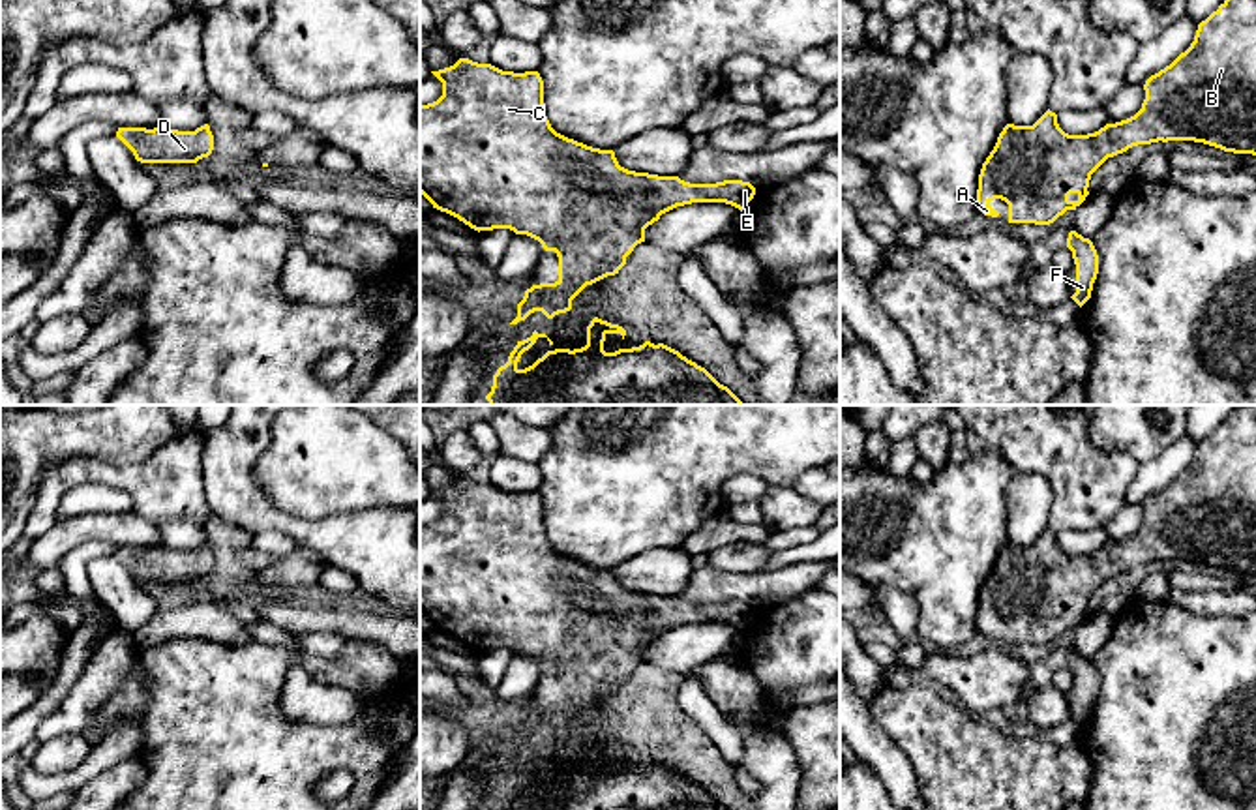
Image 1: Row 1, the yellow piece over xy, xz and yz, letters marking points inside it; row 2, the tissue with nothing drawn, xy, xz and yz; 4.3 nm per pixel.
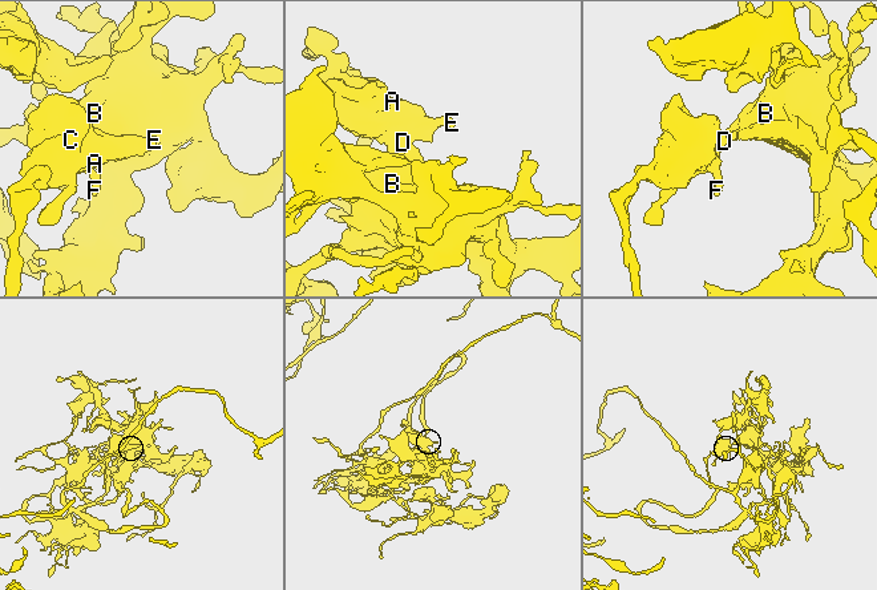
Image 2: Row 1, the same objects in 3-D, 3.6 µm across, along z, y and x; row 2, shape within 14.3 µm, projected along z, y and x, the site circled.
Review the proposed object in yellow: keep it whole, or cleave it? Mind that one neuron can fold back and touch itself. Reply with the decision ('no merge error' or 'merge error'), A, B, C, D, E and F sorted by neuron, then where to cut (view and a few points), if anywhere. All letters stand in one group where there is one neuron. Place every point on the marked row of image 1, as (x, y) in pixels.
no merge error | A B C D E F | no cut

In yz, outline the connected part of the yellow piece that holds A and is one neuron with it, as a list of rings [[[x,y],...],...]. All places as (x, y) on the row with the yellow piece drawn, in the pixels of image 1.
[[[1224,0],[1198,24],[1194,41],[1170,66],[1151,75],[1142,109],[1121,122],[1106,124],[1095,133],[1069,135],[1050,109],[1033,126],[1007,124],[979,174],[977,208],[997,218],[994,199],[1009,204],[1009,223],[1050,225],[1067,210],[1076,210],[1089,195],[1091,174],[1108,159],[1138,144],[1194,141],[1224,152],[1256,156],[1256,0]]]

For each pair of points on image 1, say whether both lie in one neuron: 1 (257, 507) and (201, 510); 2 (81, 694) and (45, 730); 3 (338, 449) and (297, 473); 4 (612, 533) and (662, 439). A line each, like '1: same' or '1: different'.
1: different
2: same
3: same
4: same

